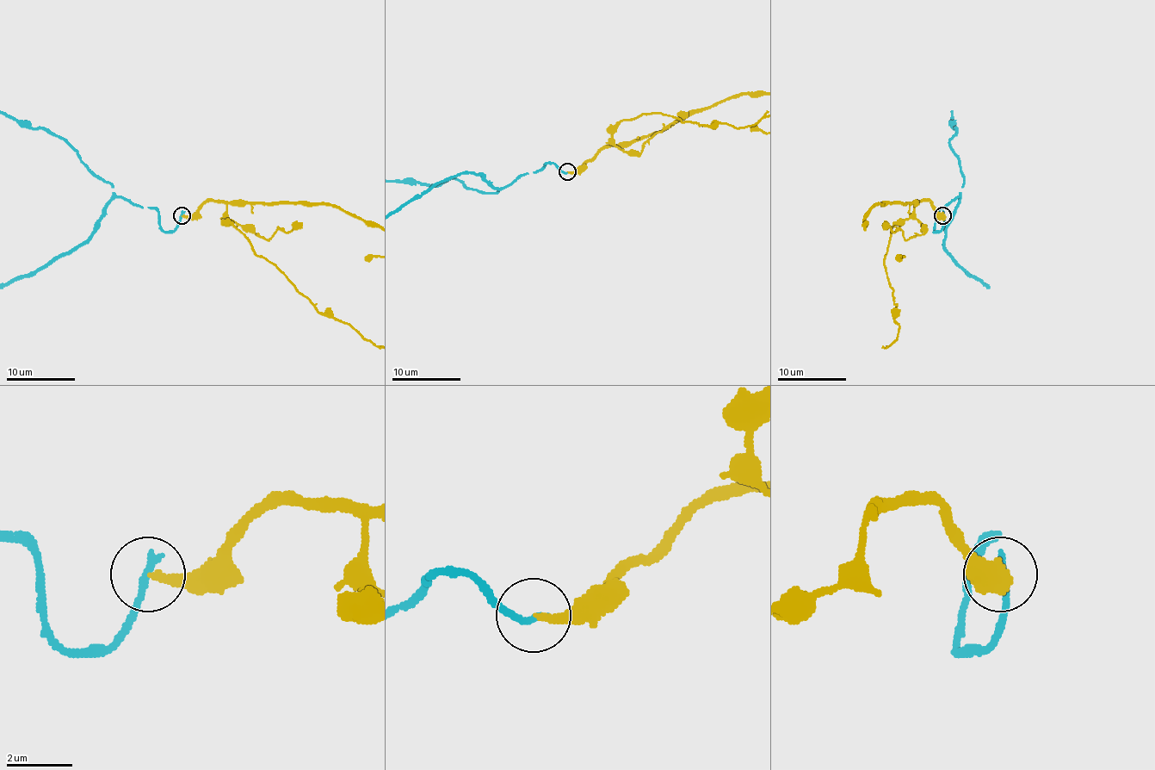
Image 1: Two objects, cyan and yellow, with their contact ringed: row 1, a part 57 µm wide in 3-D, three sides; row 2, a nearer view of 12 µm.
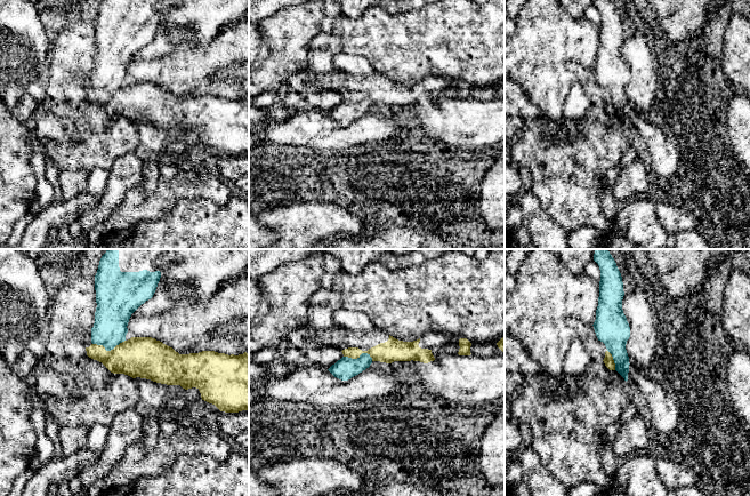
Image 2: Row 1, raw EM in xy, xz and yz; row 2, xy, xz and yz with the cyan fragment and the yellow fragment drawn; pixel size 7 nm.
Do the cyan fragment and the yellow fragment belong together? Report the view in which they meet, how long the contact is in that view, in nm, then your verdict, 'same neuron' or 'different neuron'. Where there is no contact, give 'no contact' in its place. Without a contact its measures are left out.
meets cyan in xy; contact 240 nm long; different neuron

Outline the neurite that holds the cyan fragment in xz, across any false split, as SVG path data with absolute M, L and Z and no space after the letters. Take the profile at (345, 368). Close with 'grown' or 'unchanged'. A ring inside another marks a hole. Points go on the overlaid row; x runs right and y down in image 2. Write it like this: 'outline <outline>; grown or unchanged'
outline M362 353L357 359L342 357L328 370L341 381L348 381L370 367L372 358L368 353Z; unchanged

